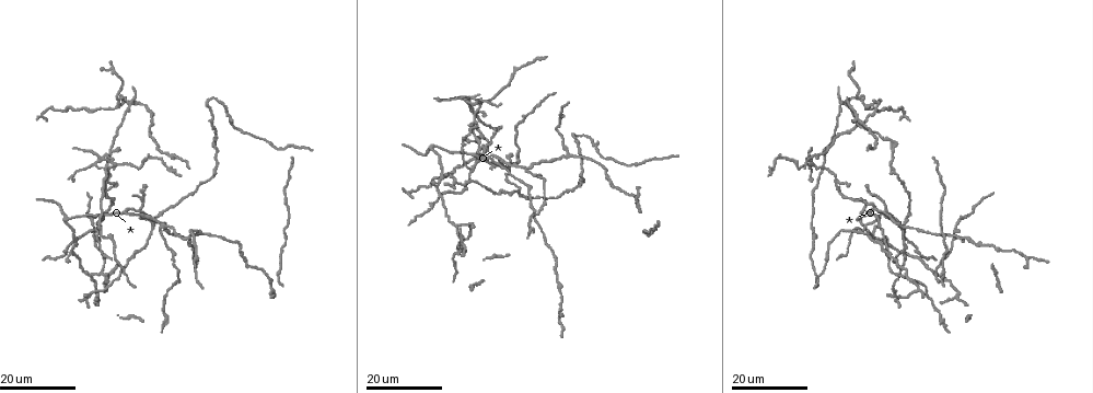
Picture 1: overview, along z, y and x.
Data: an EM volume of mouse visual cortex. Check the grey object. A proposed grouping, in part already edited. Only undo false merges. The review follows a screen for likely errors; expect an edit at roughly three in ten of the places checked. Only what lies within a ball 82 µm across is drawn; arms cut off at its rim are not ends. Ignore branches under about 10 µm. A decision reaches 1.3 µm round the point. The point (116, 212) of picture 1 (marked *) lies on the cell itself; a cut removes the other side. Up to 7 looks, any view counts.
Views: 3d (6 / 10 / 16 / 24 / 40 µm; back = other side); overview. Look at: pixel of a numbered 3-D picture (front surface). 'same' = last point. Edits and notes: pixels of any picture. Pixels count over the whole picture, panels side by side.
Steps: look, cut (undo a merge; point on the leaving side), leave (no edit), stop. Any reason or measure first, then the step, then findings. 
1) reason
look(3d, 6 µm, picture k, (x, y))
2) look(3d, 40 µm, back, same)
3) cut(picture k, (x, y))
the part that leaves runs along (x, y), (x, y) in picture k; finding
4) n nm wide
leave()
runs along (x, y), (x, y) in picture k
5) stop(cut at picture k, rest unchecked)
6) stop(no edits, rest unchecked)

abrupt turn
look(3d, 24 µm, picture 1, (860, 98))

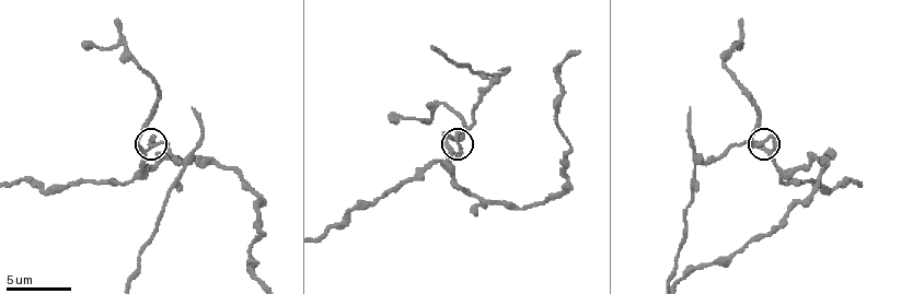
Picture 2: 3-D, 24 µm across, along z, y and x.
look(3d, 6 µm, picture 2, (772, 136))

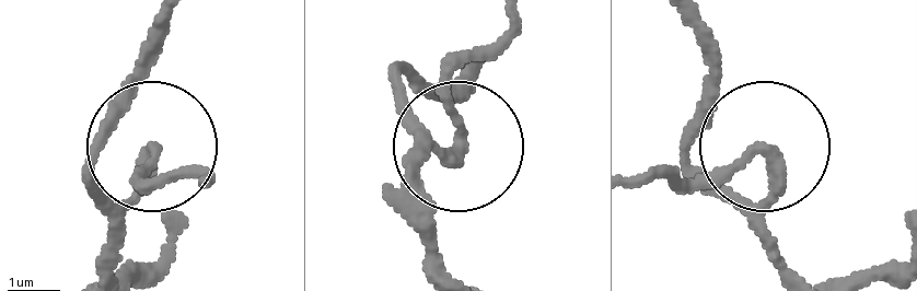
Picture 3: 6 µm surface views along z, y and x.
leave()
runs along (641, 179), (764, 158), (768, 258) in picture 3; continuous, no second cell

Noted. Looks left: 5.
branch point
look(3d, 16 µm, picture 1, (473, 169))

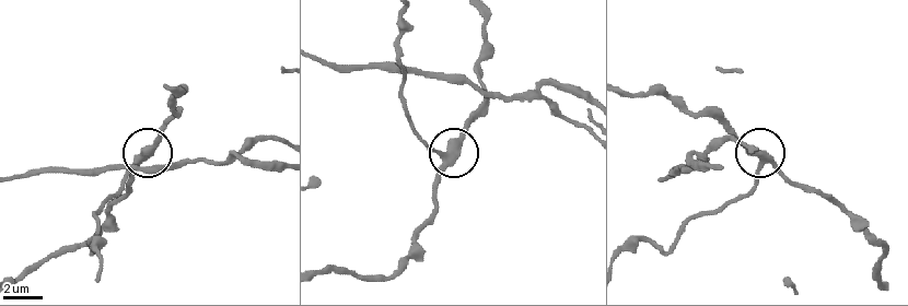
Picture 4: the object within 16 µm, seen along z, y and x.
zoom in
look(3d, 10 µm, picture 4, (764, 164))

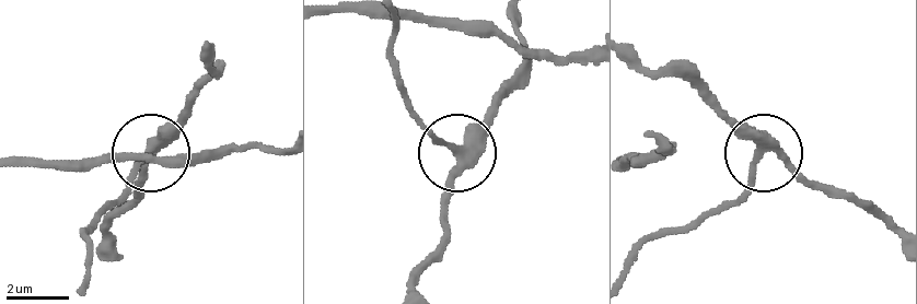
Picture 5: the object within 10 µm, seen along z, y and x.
look(3d, 6 µm, picture 5, (454, 151))

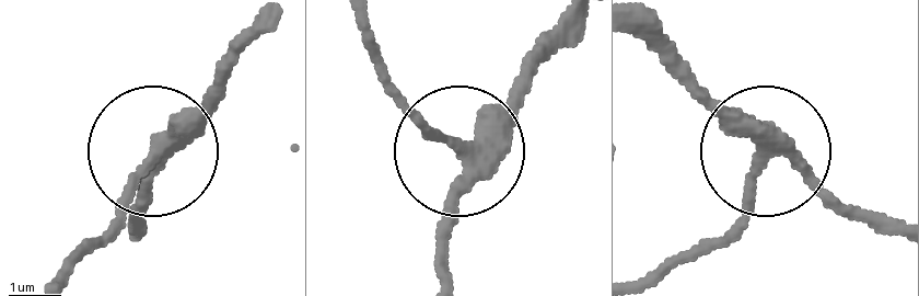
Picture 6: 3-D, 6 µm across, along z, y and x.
3 arms
leave()
all the same cell

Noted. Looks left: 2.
four arms meet
look(3d, 16 µm, picture 1, (882, 214))

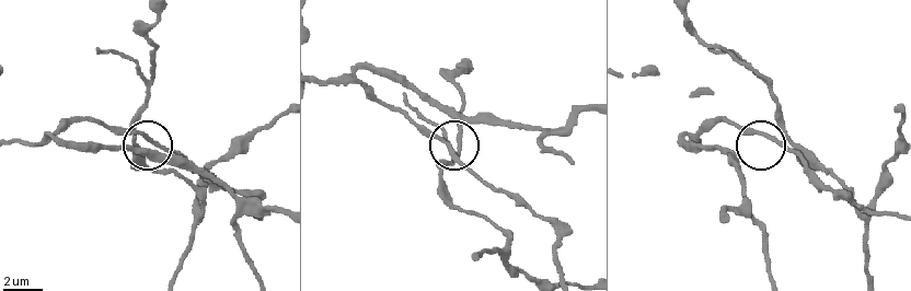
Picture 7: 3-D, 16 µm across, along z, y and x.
look(3d, 6 µm, picture 7, (772, 139))

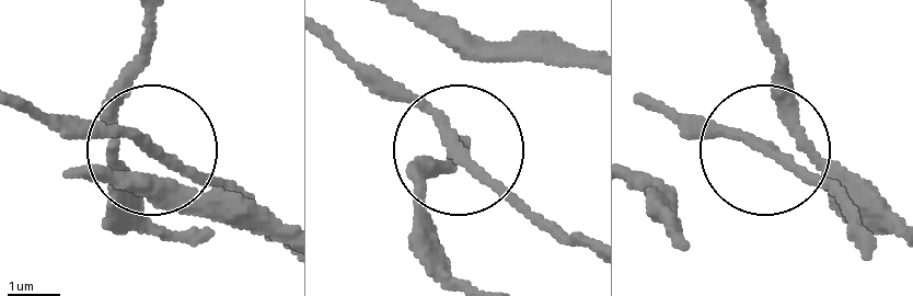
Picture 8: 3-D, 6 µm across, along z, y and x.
side arm 56 µm; 4 arms
leave()
continuous, no second cell

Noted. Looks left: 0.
stop(no edits, rest unchecked)

